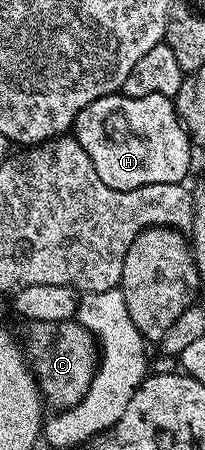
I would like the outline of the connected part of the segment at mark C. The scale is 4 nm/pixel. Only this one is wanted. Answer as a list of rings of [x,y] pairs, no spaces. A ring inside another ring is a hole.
[[[31,321],[26,326],[27,336],[22,336],[21,346],[46,406],[51,409],[73,407],[86,395],[96,372],[96,338],[78,321],[64,321],[60,324]]]

